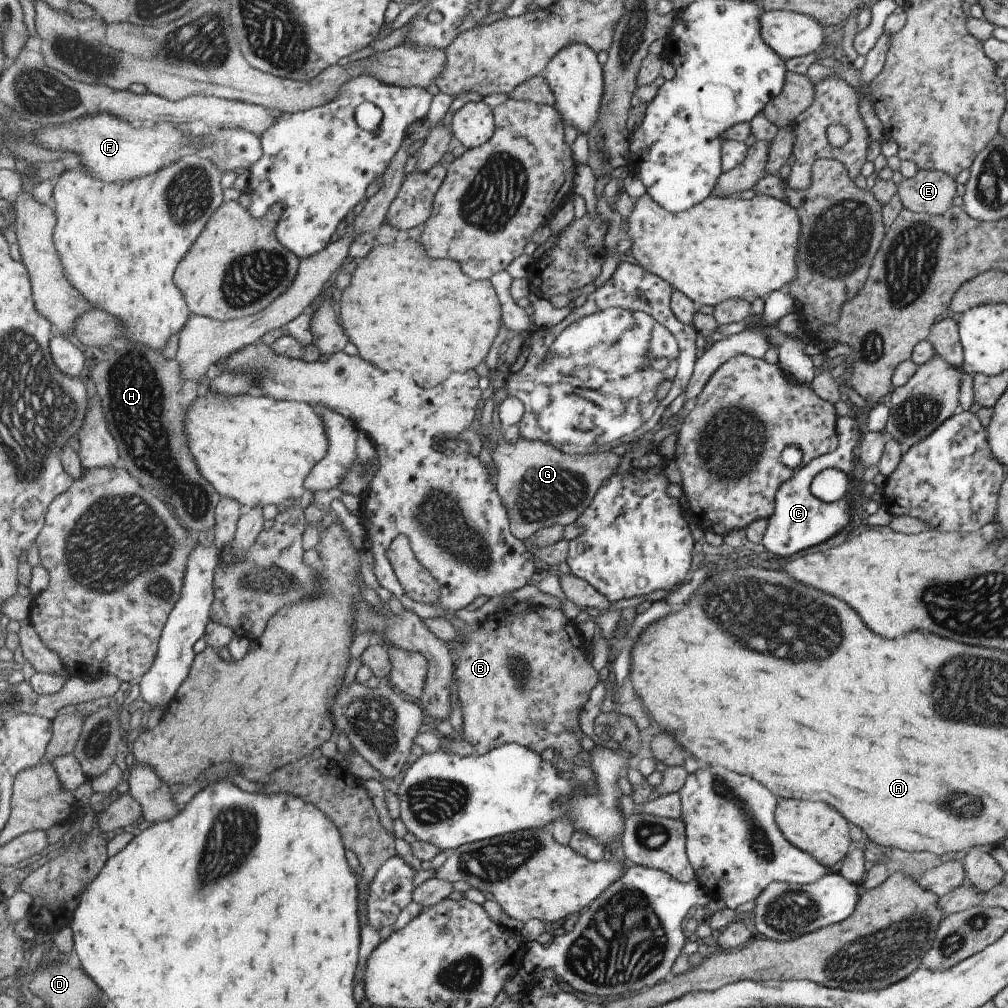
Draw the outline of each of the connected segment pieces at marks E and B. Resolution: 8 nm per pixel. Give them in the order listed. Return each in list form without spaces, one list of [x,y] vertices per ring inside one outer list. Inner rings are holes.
[[[918,170],[913,177],[903,178],[899,184],[896,184],[896,195],[903,208],[911,212],[940,215],[952,206],[951,200],[959,189],[960,187],[955,183],[953,177],[943,174],[943,172]]]
[[[534,605],[528,607],[522,613],[511,614],[507,609],[503,611],[498,611],[497,614],[492,614],[487,617],[487,620],[482,624],[479,623],[469,623],[465,622],[457,616],[456,611],[449,611],[446,619],[449,619],[453,626],[462,635],[462,639],[458,641],[453,639],[447,641],[449,650],[453,654],[456,662],[456,678],[457,678],[457,703],[459,704],[459,709],[462,711],[462,727],[460,734],[463,736],[463,740],[467,740],[471,746],[473,746],[474,754],[477,756],[487,754],[493,749],[499,748],[500,746],[509,743],[519,743],[520,745],[526,746],[535,752],[545,752],[547,748],[551,747],[553,750],[560,752],[560,756],[565,756],[566,758],[578,755],[581,752],[581,744],[579,744],[579,738],[573,734],[573,730],[577,734],[583,735],[583,732],[579,730],[579,714],[581,710],[585,708],[585,704],[589,702],[591,698],[591,692],[593,688],[599,684],[599,672],[593,668],[587,660],[586,651],[588,649],[588,644],[584,640],[584,636],[581,634],[579,627],[571,619],[566,620],[565,614],[561,612],[559,608],[554,608],[553,606],[544,605]]]

